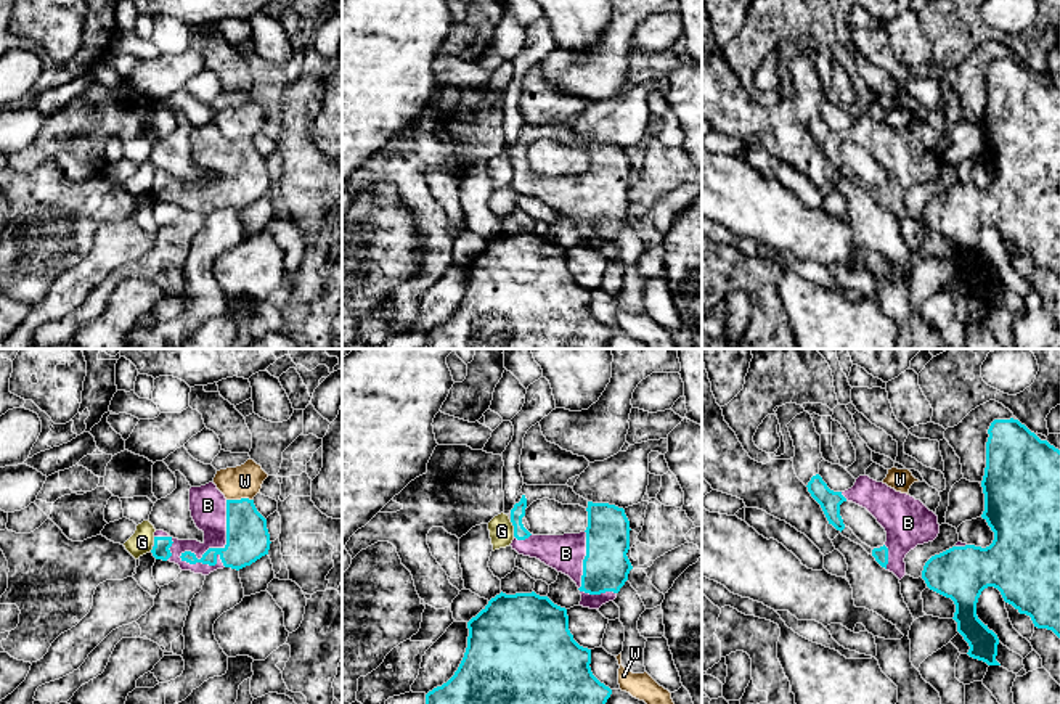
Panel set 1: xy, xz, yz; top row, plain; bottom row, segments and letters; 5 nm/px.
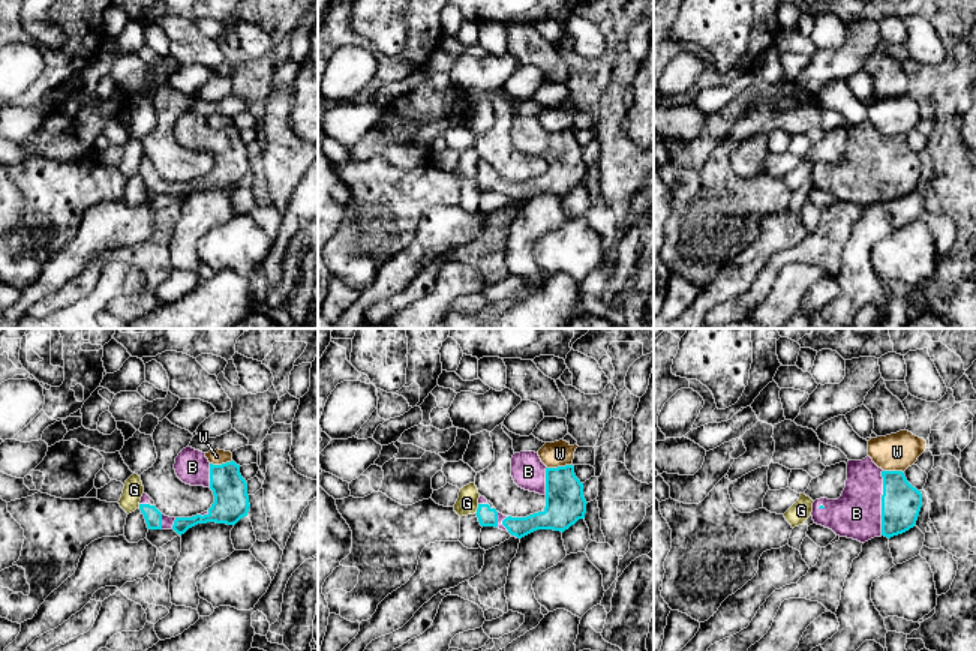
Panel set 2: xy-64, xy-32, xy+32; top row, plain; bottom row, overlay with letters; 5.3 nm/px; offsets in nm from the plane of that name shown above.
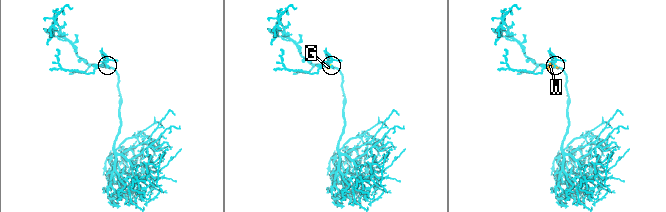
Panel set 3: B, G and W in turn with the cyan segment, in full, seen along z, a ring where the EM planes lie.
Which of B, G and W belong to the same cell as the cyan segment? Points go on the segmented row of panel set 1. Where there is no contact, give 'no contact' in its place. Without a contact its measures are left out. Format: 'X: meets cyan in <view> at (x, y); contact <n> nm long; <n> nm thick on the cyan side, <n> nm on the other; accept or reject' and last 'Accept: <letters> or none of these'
B: meets cyan in xy at (227, 544); contact 380 nm long; 220 nm thick on the cyan side, 190 nm on the other; accept
G: meets cyan in xz at (514, 528); contact 90 nm long; 70 nm thick on the cyan side, 130 nm on the other; reject
W: meets cyan in xy at (241, 499); contact 140 nm long; 220 nm thick on the cyan side, 170 nm on the other; reject
Accept: B

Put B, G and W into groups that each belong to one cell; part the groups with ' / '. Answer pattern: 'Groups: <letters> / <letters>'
Groups: B / G / W

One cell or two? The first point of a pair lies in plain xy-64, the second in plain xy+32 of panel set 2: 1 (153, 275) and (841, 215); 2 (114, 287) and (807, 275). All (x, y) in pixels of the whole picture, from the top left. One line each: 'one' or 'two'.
1: one
2: one

